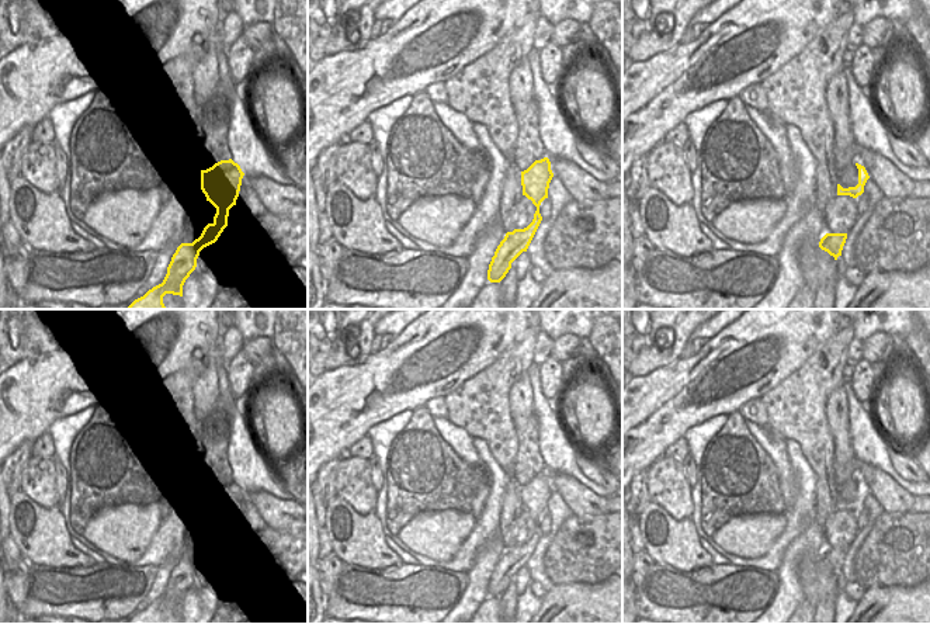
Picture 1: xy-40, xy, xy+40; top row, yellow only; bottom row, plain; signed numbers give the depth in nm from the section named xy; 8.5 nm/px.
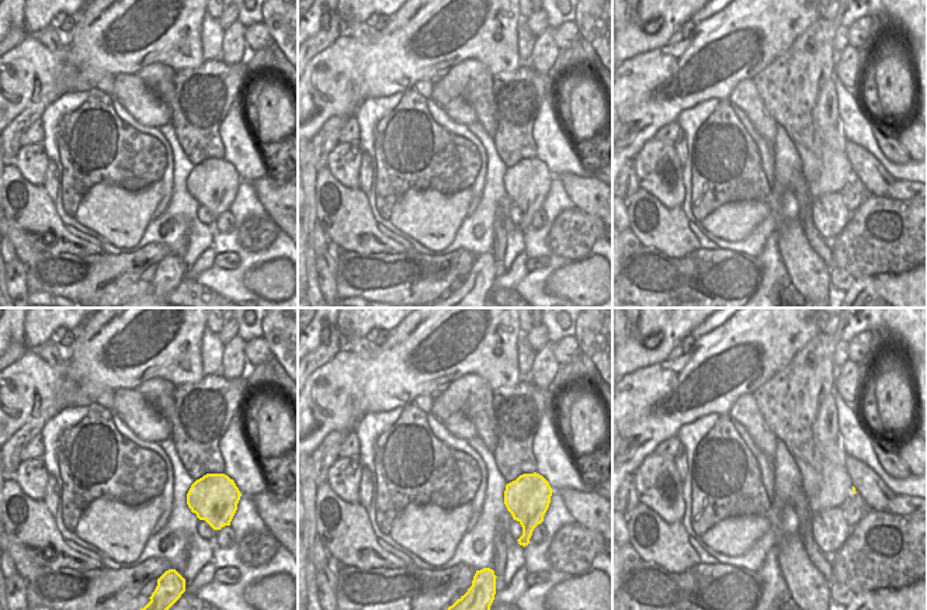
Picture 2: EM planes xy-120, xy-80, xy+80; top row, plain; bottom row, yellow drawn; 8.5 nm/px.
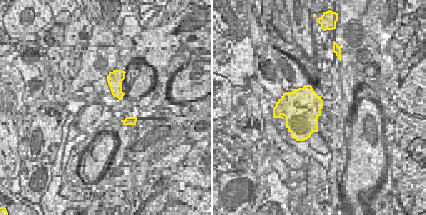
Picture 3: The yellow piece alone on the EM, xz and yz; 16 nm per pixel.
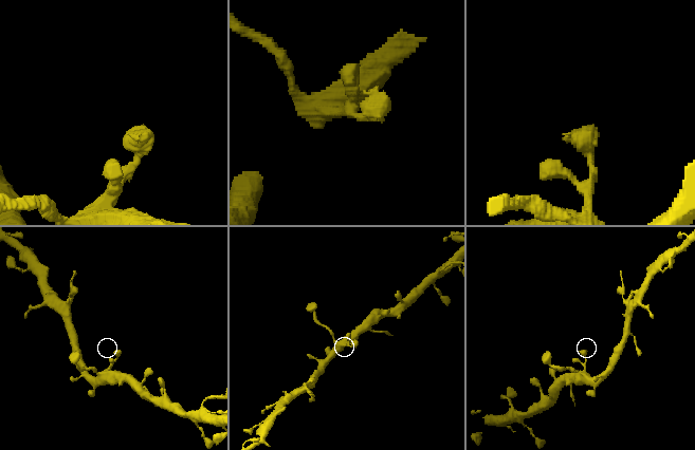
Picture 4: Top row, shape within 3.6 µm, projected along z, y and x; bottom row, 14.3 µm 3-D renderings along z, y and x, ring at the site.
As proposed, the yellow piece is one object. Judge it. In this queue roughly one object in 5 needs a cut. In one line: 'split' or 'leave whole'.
leave whole

